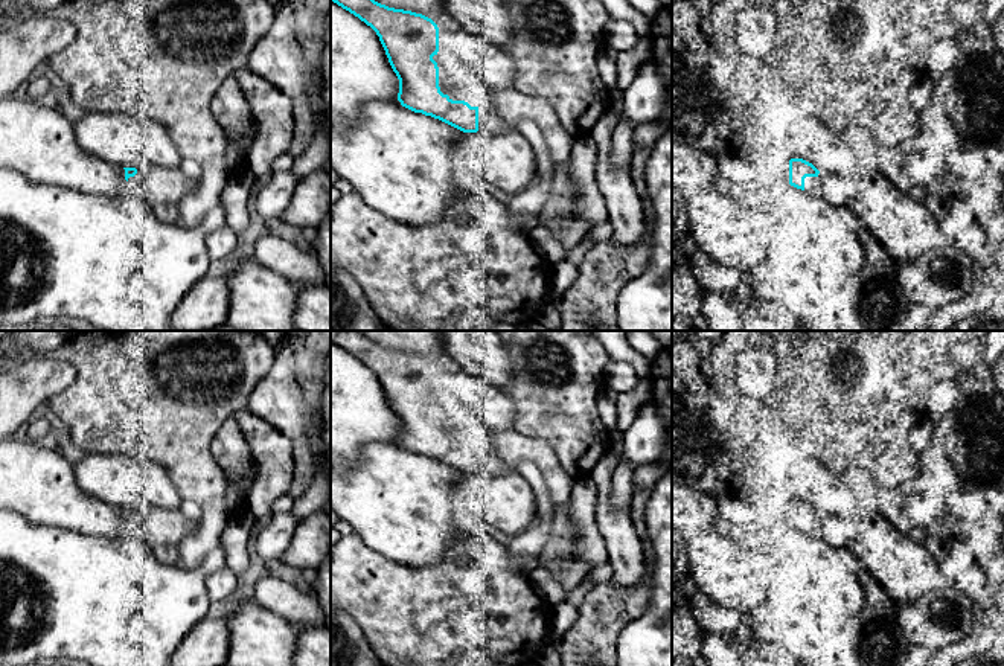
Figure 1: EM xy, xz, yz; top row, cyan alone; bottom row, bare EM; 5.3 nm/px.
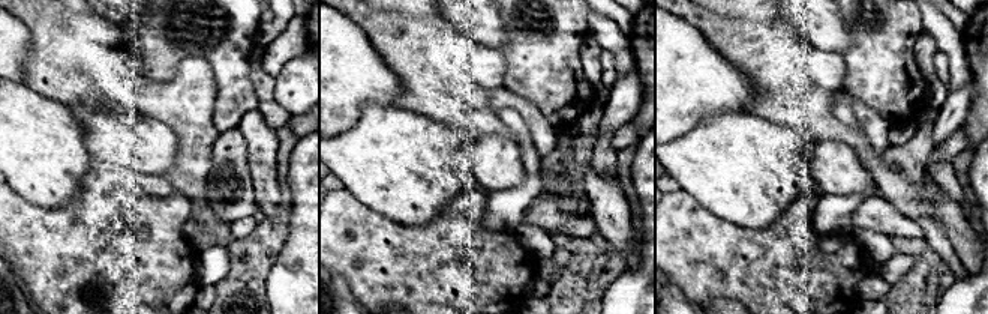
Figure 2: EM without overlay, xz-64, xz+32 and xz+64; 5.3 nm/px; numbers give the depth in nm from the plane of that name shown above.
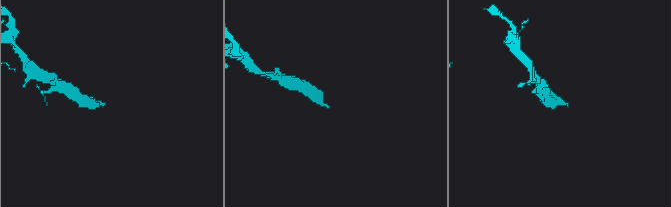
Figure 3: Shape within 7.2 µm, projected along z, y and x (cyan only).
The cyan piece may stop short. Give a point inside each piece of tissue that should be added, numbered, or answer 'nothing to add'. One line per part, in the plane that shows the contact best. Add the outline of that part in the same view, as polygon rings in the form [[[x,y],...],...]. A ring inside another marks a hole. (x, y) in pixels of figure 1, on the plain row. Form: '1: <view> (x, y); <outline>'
1: yz (811, 525); [[[806,518],[804,533],[809,536],[820,538],[820,518]]]

